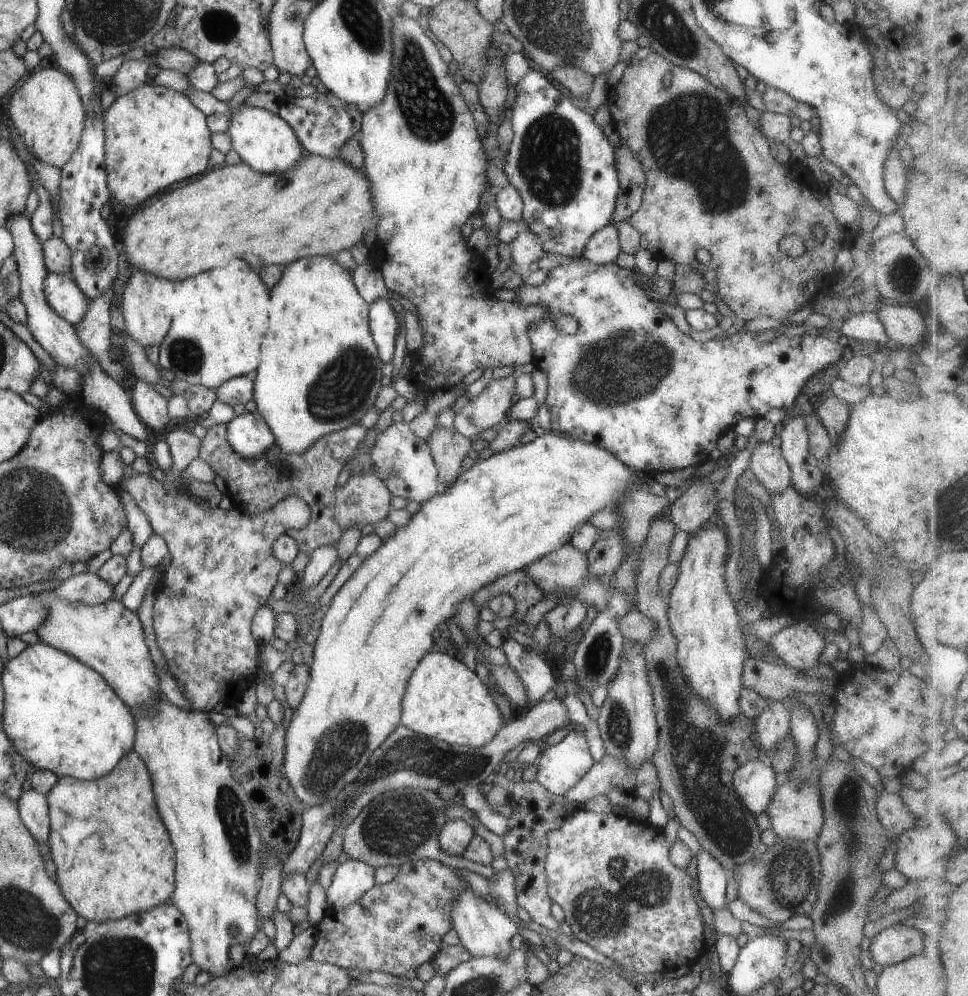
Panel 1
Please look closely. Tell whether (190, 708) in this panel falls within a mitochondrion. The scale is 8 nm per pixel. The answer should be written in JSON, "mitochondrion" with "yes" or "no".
{"mitochondrion":"no"}

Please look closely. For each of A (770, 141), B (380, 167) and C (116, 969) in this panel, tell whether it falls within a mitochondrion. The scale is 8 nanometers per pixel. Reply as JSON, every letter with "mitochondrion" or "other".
{"A":"other","B":"other","C":"mitochondrion"}

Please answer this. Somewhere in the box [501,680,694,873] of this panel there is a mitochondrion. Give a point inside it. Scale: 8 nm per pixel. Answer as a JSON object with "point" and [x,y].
{"point":[618,724]}

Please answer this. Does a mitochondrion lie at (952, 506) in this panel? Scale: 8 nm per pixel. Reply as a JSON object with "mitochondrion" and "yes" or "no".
{"mitochondrion":"yes"}

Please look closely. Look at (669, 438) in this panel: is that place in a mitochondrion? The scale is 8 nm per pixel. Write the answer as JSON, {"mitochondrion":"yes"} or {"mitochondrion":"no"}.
{"mitochondrion":"no"}

